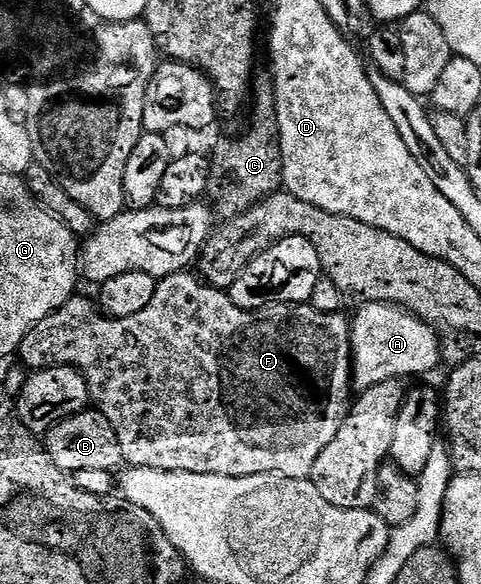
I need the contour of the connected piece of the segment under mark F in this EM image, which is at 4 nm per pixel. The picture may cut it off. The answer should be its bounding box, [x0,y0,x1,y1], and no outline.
[17,270,353,479]

